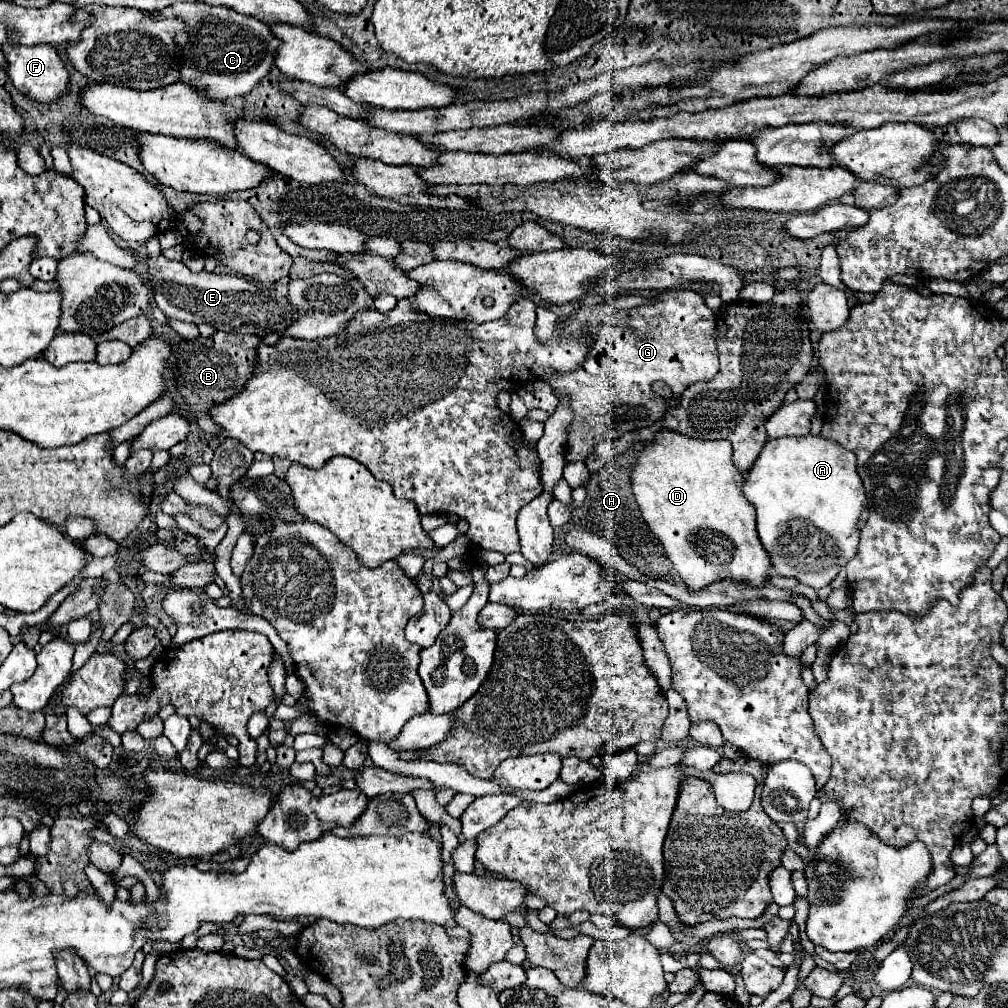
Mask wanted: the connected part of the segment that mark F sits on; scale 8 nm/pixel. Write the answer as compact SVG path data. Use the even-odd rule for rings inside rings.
M5 45L5 57L7 57L7 75L11 83L27 97L39 101L39 103L53 103L59 97L63 97L69 91L69 79L71 73L63 65L57 49L53 45Z

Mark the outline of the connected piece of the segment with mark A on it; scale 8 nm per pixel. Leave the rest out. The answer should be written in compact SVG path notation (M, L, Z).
M821 435L769 439L757 457L757 463L745 475L743 493L757 509L757 533L771 555L775 575L795 577L803 585L821 589L855 557L859 547L857 523L867 505L867 495L857 473L857 457L853 451Z

